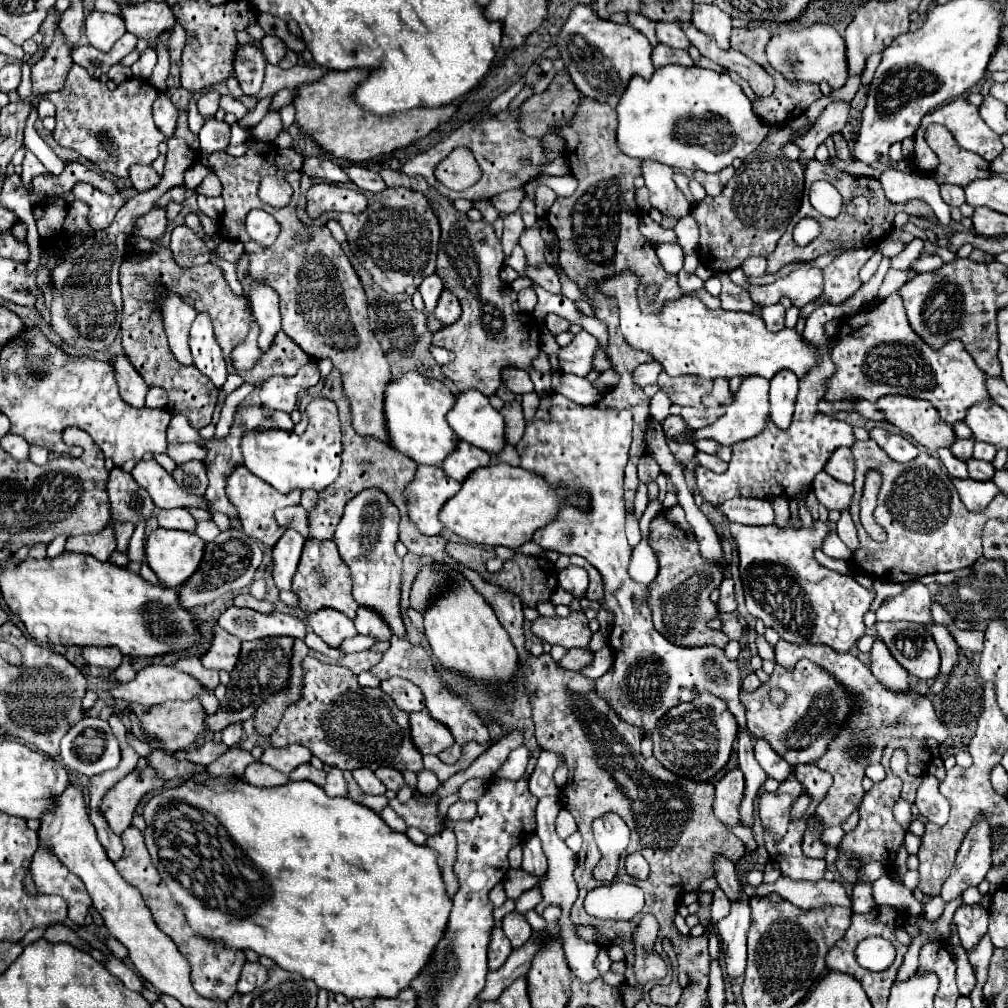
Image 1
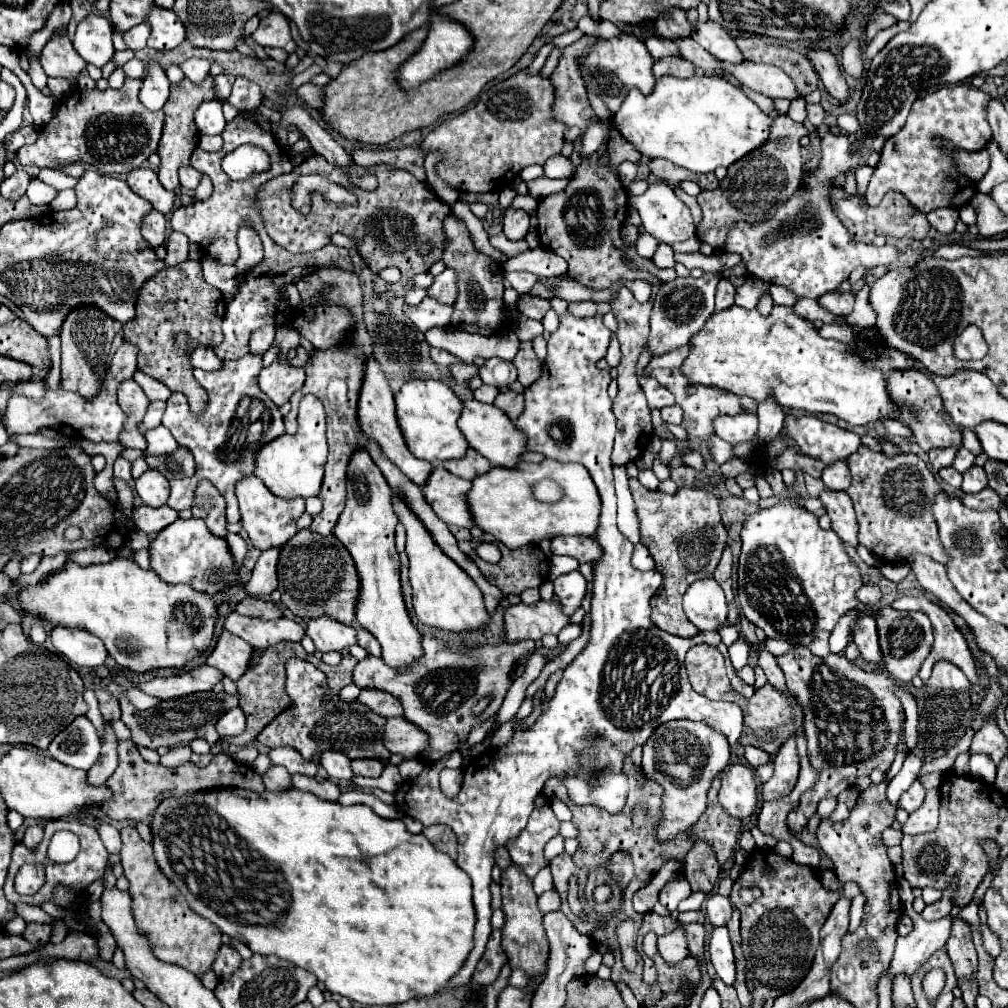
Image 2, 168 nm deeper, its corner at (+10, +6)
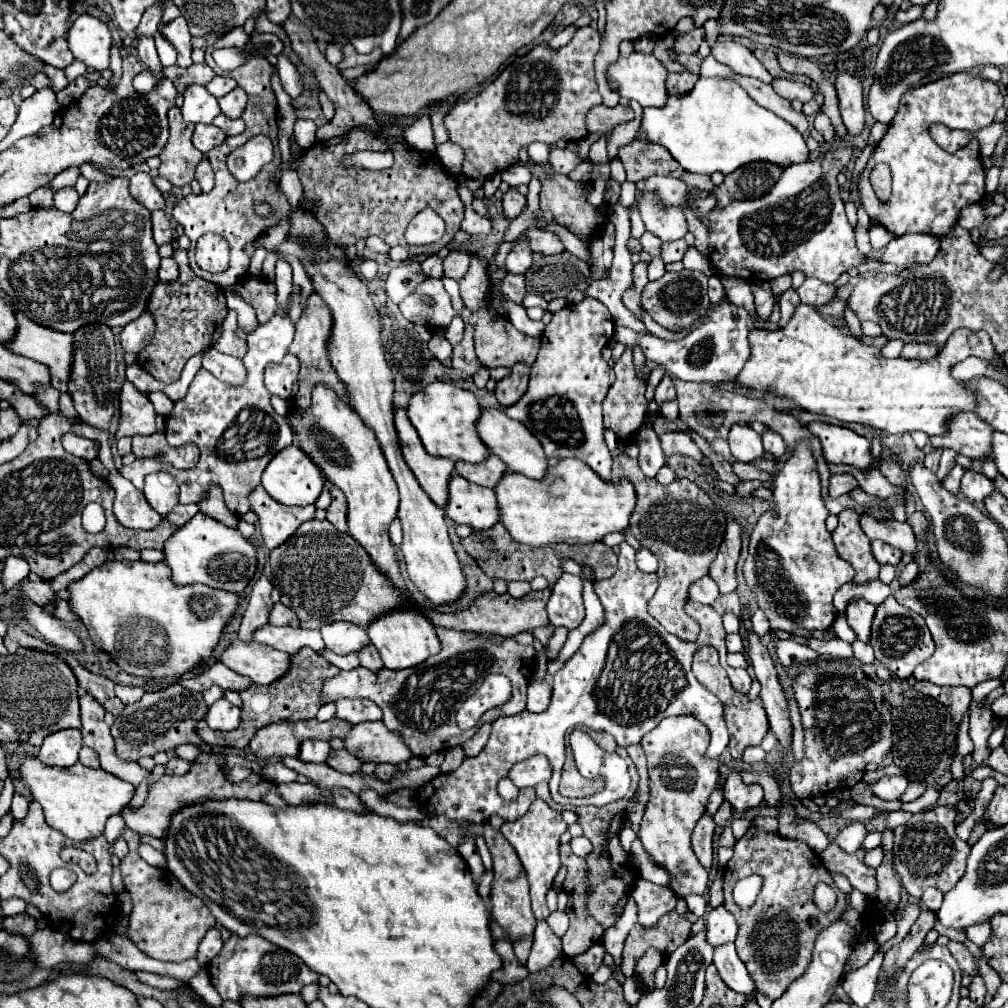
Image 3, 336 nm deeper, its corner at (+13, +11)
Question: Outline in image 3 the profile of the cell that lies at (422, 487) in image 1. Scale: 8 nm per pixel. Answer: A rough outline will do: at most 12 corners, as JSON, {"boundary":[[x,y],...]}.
{"boundary":[[458,473],[444,513],[472,529],[498,523],[494,491]]}

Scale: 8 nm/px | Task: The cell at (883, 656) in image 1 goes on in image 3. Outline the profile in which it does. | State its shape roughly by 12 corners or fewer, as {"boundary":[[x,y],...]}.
{"boundary":[[864,599],[846,607],[848,625],[864,643],[870,641],[870,625],[876,607]]}

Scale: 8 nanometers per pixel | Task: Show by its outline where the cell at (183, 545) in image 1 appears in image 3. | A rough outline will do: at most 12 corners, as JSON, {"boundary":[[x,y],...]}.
{"boundary":[[204,513],[178,527],[164,563],[178,585],[242,593],[254,545]]}

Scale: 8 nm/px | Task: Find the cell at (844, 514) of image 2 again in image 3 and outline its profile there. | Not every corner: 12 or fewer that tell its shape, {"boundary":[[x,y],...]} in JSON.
{"boundary":[[854,509],[838,515],[832,539],[856,569],[852,583],[878,579],[880,563]]}

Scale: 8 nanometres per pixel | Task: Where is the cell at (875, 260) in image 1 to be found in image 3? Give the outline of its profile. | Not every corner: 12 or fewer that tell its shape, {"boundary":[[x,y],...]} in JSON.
{"boundary":[[844,306],[844,318],[853,337],[863,336],[857,316]]}

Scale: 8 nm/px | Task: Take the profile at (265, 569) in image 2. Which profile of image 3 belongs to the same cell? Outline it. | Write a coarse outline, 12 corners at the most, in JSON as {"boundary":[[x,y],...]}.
{"boundary":[[262,573],[252,585],[238,639],[268,623],[272,581]]}

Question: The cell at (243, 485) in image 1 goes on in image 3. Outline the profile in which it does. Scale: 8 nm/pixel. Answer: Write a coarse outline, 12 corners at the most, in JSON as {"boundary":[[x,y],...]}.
{"boundary":[[262,485],[250,491],[268,549],[314,519],[314,505],[286,507]]}

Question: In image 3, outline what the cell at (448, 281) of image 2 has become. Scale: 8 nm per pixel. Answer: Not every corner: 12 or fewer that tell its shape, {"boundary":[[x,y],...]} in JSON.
{"boundary":[[468,251],[448,253],[444,277],[462,281],[468,269]]}

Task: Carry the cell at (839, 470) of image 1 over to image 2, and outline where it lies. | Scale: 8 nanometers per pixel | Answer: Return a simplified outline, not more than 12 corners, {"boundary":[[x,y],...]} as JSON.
{"boundary":[[835,462],[823,470],[825,486],[833,492],[851,486],[847,462]]}

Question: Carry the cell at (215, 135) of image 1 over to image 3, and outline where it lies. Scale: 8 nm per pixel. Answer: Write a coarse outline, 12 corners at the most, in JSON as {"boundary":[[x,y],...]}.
{"boundary":[[202,85],[184,91],[182,117],[188,123],[212,123],[218,99]]}

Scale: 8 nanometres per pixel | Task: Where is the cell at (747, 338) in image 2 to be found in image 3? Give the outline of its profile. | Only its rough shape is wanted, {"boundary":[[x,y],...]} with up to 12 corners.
{"boundary":[[808,305],[750,331],[736,385],[844,423],[944,433],[950,377],[984,331],[930,361],[884,359]]}

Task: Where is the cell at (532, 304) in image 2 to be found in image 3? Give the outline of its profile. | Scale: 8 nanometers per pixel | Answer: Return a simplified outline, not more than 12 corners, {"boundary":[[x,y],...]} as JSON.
{"boundary":[[506,275],[502,293],[508,301],[522,305],[526,283],[522,275]]}

